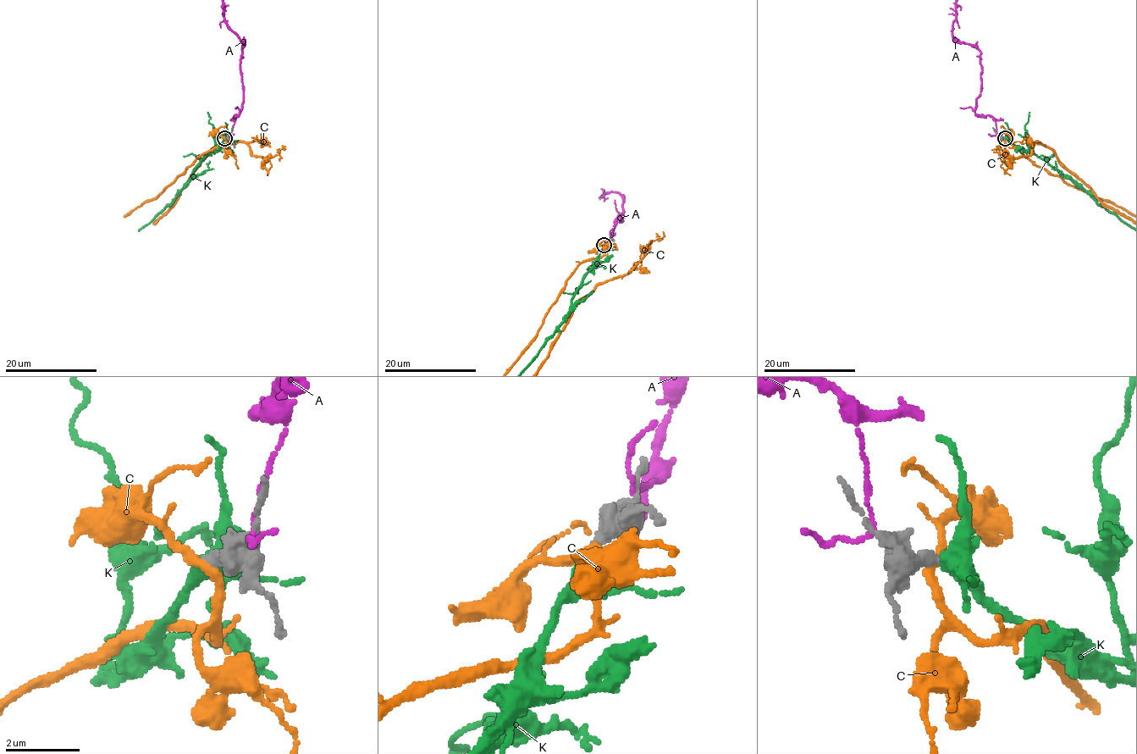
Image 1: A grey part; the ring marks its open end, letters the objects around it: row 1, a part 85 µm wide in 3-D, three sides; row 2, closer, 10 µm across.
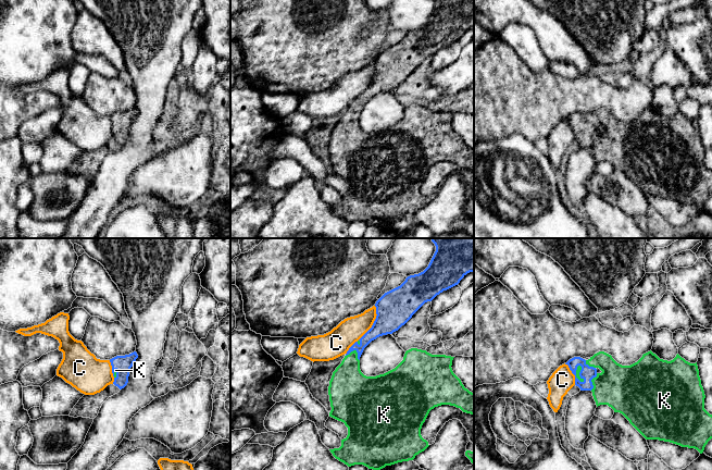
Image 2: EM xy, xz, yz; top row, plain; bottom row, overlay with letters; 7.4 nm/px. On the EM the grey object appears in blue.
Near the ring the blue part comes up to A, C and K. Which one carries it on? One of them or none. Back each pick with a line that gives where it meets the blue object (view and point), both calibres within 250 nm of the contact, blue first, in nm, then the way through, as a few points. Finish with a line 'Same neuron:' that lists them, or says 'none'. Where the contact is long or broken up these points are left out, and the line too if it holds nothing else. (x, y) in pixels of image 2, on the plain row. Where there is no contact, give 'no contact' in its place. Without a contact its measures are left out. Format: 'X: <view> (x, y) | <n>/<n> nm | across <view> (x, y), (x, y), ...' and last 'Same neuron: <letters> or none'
K: xz (357, 108) | 120/280 nm | across xz (379, 84), (357, 108), (348, 127), (348, 140)
Same neuron: K

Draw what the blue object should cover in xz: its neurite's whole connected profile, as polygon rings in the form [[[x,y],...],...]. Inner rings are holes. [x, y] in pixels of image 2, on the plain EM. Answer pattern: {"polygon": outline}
{"polygon": [[[474,0],[435,2],[436,8],[423,28],[408,33],[400,42],[385,49],[376,58],[377,72],[372,84],[349,104],[333,128],[328,143],[329,173],[343,178],[348,191],[341,196],[339,205],[329,207],[348,223],[363,221],[369,225],[380,226],[386,222],[413,217],[429,202],[422,194],[421,185],[435,163],[450,161],[474,171],[474,149],[465,145],[453,129],[451,122],[454,113],[411,104],[395,125],[384,131],[366,133],[360,126],[360,113],[372,97],[398,87],[425,59],[458,41],[467,29],[474,28]]]}

